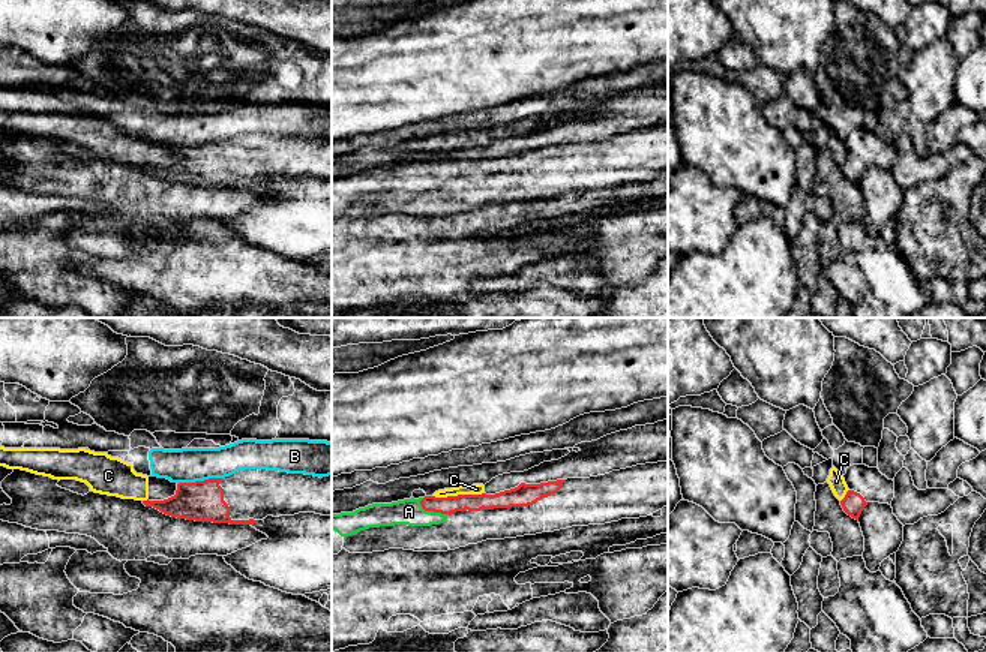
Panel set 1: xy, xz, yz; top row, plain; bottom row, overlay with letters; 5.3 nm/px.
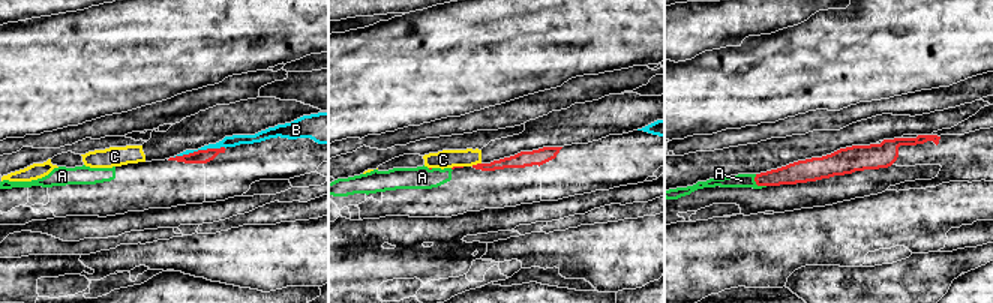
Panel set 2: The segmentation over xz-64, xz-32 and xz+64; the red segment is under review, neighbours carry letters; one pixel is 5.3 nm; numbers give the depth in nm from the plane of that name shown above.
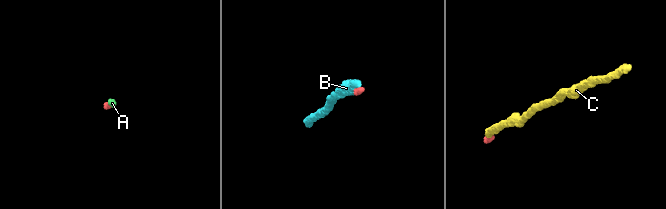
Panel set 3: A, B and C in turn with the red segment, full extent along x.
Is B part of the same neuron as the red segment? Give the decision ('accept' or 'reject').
reject

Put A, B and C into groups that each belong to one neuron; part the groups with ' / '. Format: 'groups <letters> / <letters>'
groups A / B / C

